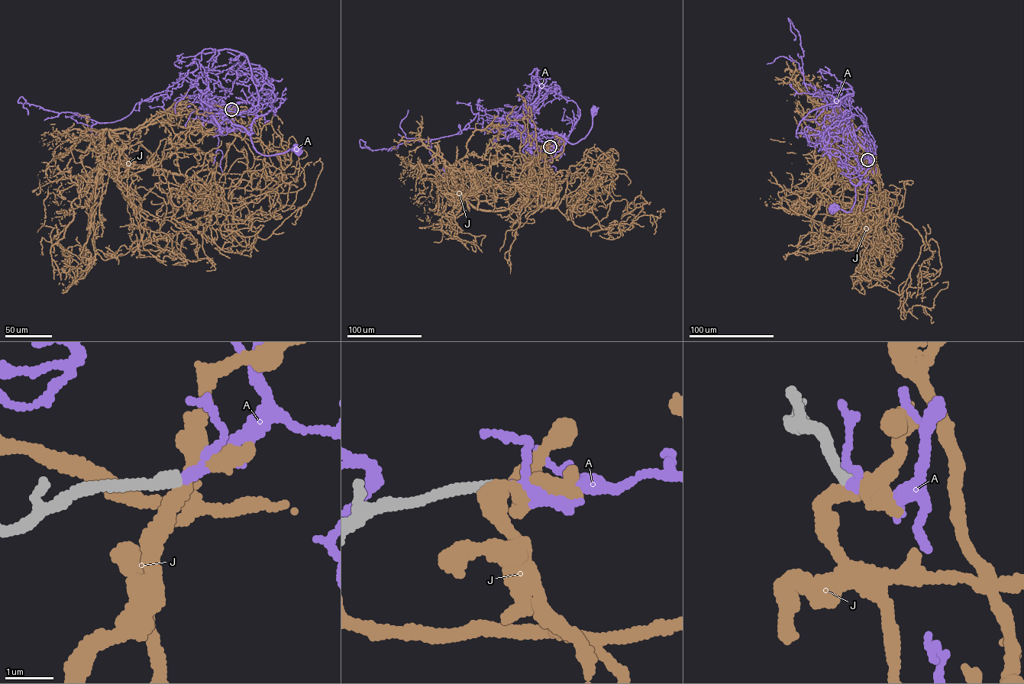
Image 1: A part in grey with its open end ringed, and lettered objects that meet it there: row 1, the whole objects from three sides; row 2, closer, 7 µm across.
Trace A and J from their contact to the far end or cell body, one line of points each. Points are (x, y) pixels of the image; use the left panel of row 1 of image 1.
A: (231, 109), (240, 102), (250, 101), (253, 105), (256, 117), (250, 136), (257, 152), (272, 155), (298, 149)
J: (232, 109), (180, 134), (179, 174), (223, 175), (223, 211), (258, 237), (307, 204), (314, 165)

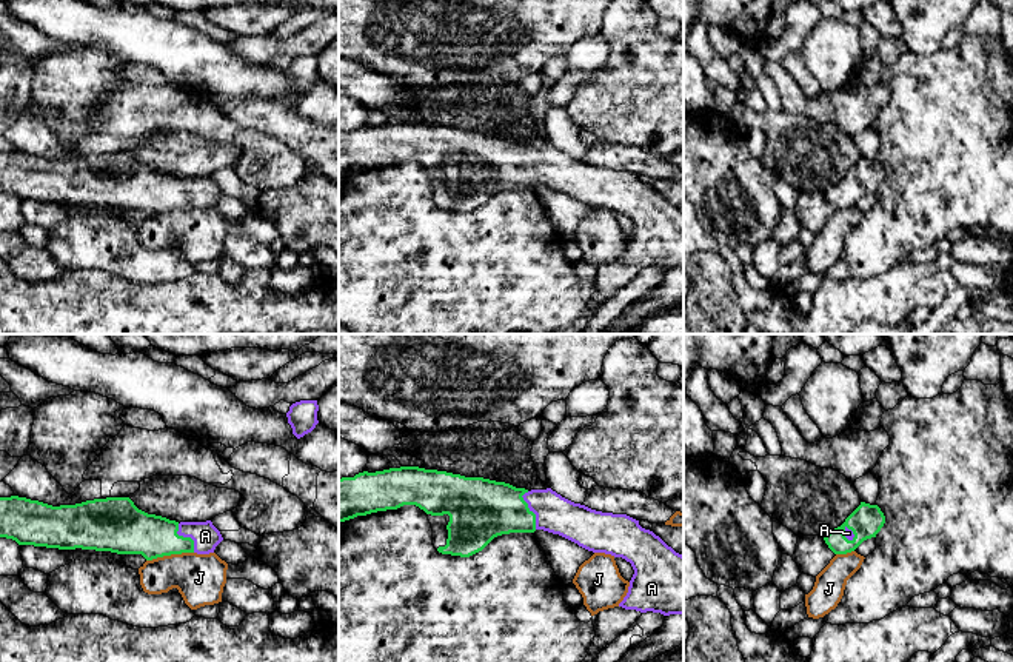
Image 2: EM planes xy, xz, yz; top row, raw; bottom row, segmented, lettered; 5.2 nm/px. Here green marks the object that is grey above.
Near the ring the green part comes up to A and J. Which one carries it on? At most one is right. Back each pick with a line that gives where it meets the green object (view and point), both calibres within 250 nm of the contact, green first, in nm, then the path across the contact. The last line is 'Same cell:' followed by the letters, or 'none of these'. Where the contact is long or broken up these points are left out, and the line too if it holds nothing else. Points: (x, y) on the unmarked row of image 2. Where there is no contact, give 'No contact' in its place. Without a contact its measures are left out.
A: Touches green at xz (528, 165). Thickness 320 nm (green) against 200 nm. Path across: xz (481, 165), (528, 165), (547, 165), (556, 170)
Same cell: A

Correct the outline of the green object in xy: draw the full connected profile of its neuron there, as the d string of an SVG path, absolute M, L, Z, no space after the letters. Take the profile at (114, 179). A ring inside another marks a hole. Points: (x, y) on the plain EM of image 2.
M18 151L0 152L0 192L12 194L18 200L142 209L146 216L182 208L209 209L223 196L211 176L179 179L139 165L129 152L52 162Z

